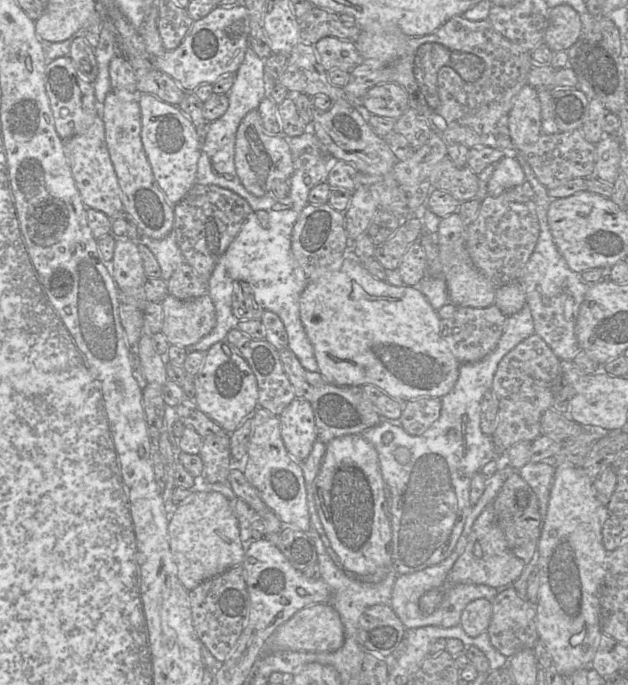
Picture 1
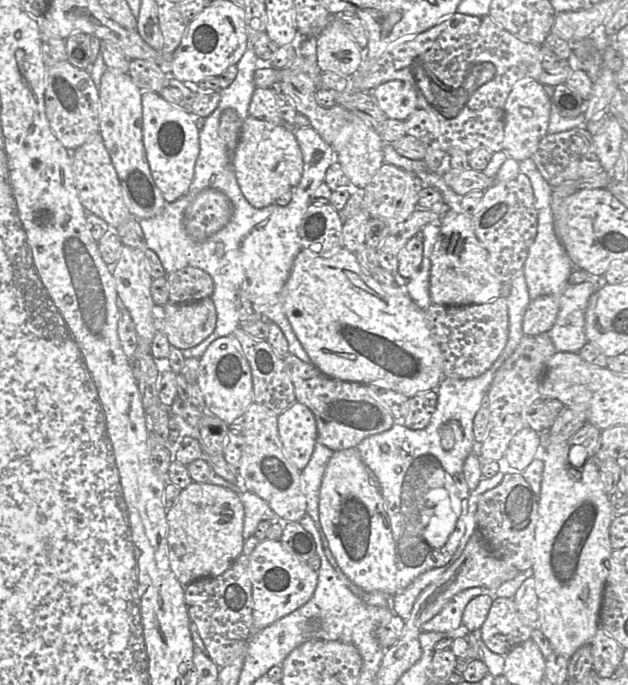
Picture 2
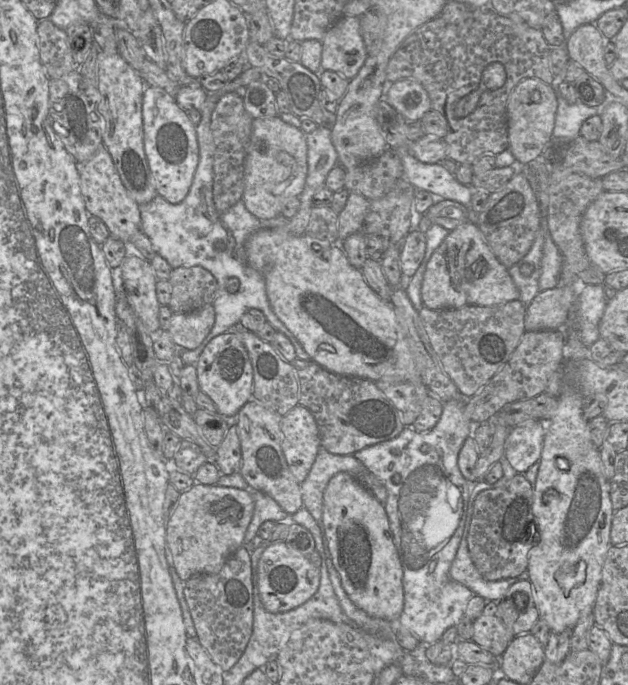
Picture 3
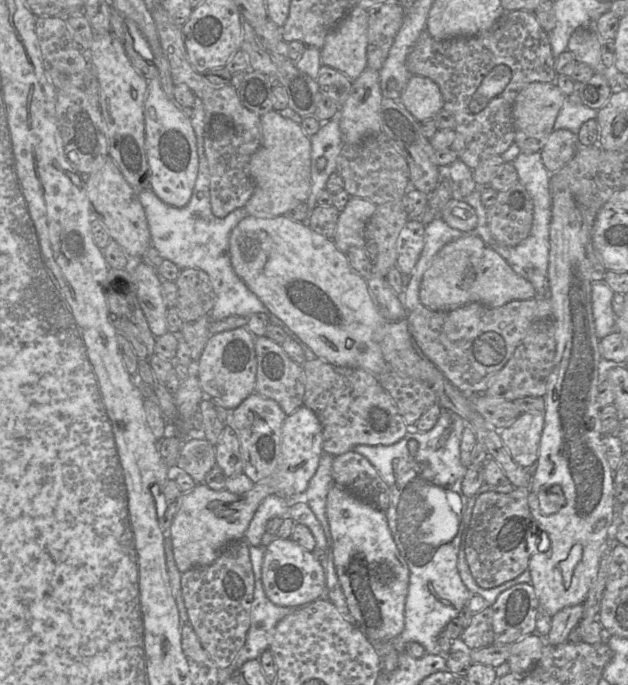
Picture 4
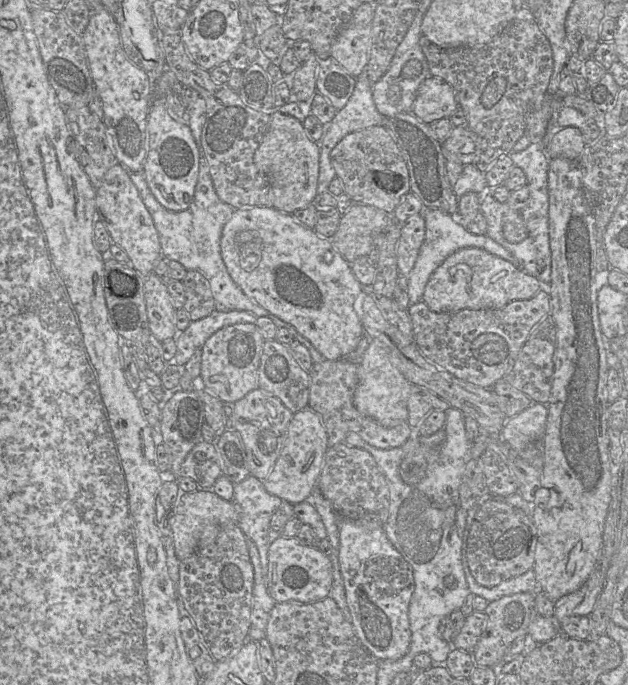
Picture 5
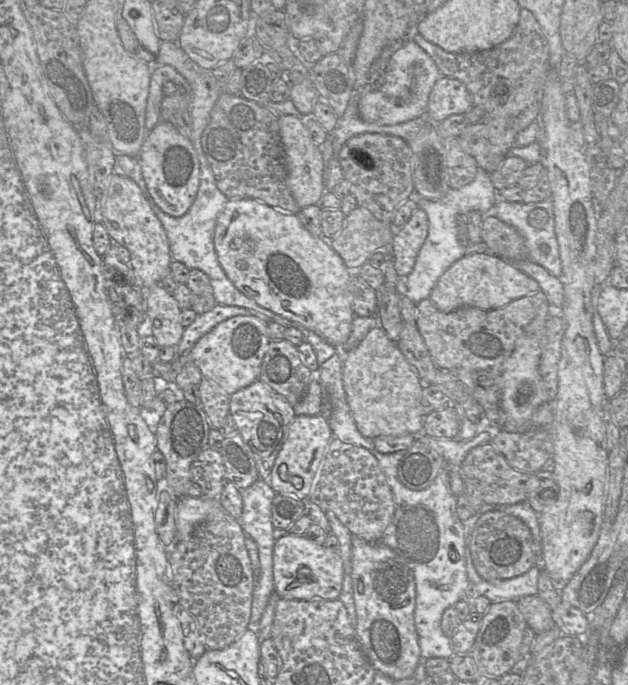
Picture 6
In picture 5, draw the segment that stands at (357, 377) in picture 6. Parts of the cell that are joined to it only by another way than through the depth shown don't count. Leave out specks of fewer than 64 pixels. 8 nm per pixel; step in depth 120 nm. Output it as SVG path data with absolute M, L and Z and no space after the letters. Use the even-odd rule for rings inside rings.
M370 341L359 364L359 382L353 395L355 408L364 416L374 419L384 427L407 423L407 401L412 385L393 365L386 351L377 342Z

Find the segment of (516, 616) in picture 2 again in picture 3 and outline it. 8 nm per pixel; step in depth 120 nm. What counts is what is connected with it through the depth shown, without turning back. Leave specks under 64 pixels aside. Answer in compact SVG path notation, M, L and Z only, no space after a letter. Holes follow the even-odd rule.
M487 601L482 614L473 621L472 641L499 659L516 637L499 618L497 602Z

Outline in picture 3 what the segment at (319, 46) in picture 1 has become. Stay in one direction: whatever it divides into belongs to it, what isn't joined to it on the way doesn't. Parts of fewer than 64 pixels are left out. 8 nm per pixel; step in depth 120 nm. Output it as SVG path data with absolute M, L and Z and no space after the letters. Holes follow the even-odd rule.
M342 16L325 33L322 41L321 70L331 70L353 79L368 54L360 31L360 17Z

